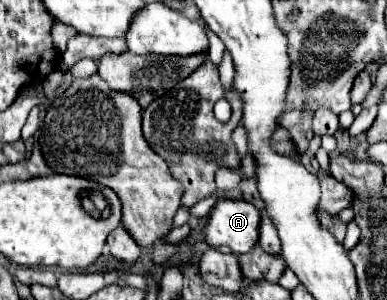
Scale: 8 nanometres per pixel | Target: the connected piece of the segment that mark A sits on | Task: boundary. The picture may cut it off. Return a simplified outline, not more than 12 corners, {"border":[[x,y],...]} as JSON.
{"border":[[219,196],[205,218],[213,248],[249,252],[259,238],[259,210]]}

